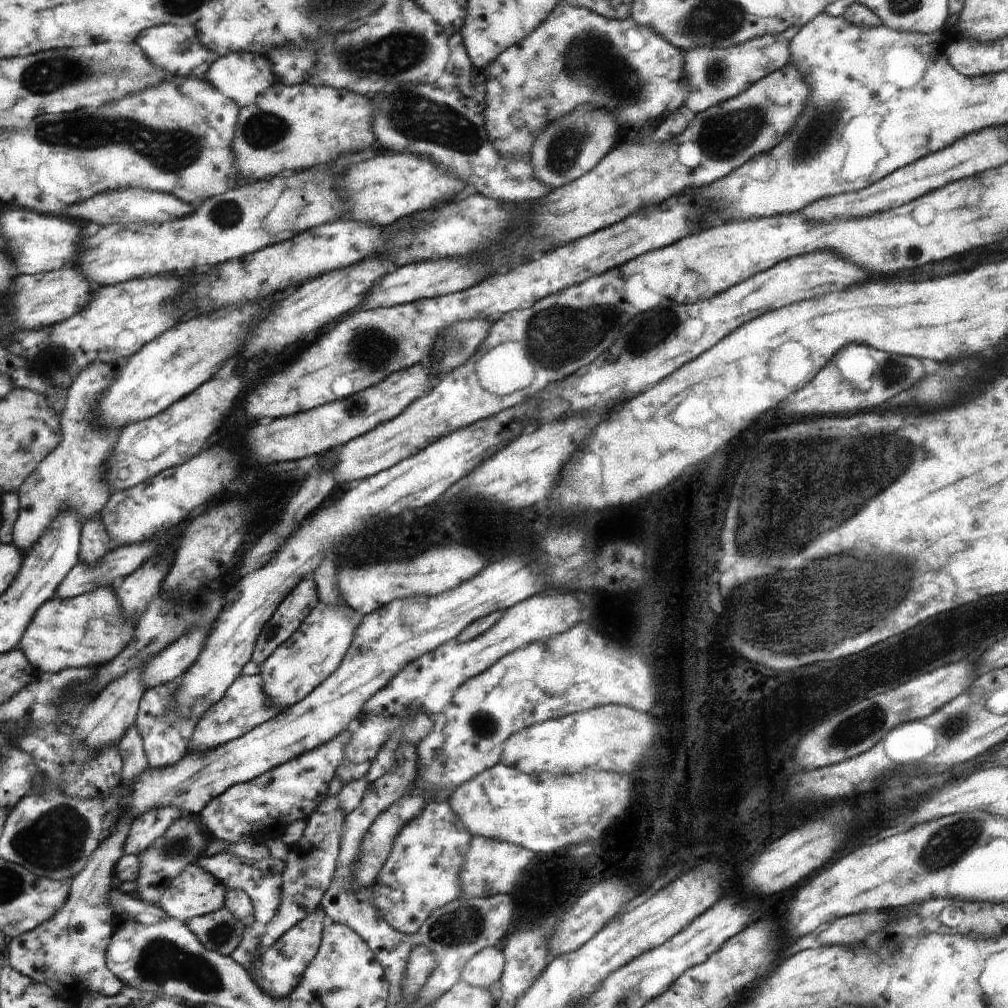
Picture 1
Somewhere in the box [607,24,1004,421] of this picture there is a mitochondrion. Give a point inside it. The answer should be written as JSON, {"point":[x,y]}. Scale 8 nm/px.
{"point":[725,136]}

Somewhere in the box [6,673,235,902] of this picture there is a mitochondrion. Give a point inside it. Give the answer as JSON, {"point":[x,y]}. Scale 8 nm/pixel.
{"point":[56,841]}

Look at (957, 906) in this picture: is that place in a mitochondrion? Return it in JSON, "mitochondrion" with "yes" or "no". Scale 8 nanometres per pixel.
{"mitochondrion":"no"}

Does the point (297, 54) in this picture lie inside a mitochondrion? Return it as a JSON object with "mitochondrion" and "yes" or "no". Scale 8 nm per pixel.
{"mitochondrion":"no"}

